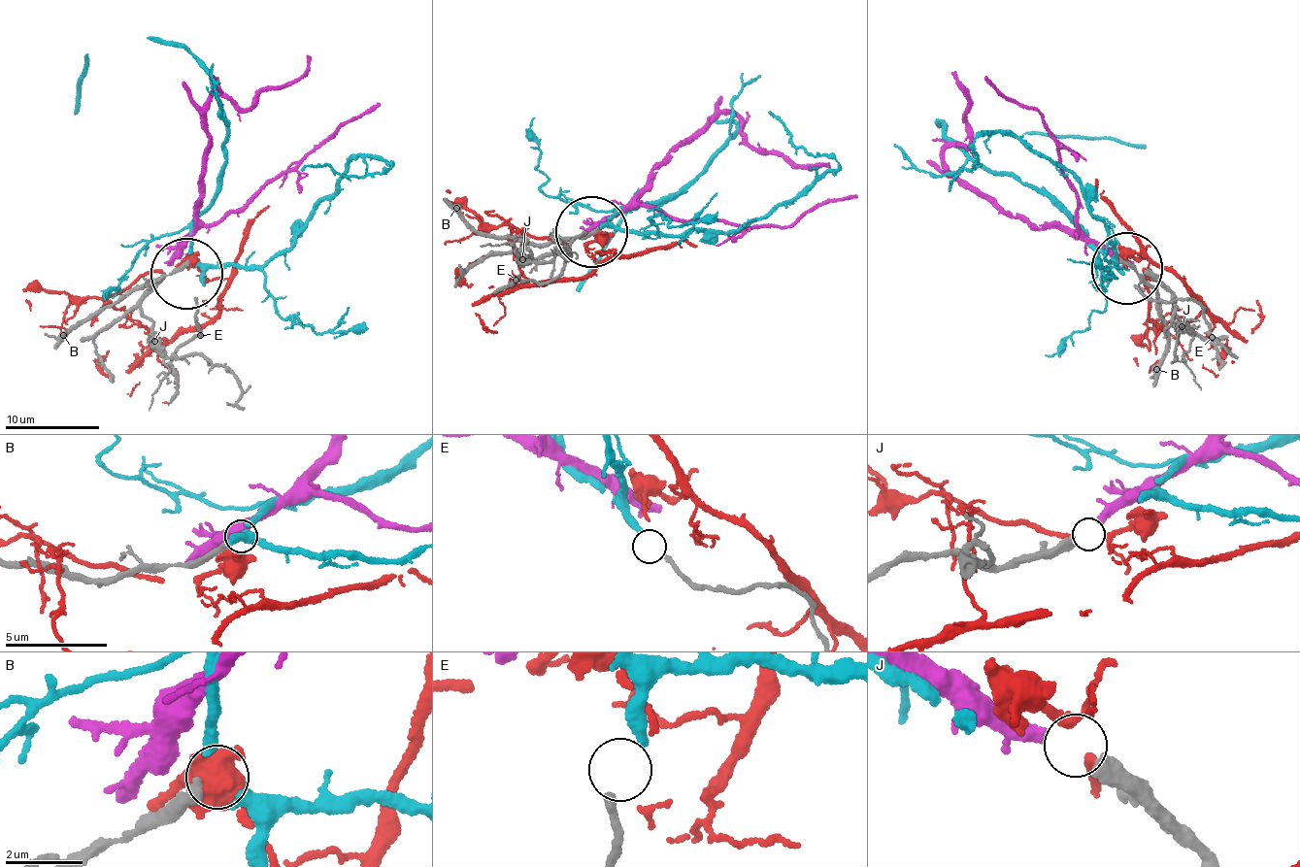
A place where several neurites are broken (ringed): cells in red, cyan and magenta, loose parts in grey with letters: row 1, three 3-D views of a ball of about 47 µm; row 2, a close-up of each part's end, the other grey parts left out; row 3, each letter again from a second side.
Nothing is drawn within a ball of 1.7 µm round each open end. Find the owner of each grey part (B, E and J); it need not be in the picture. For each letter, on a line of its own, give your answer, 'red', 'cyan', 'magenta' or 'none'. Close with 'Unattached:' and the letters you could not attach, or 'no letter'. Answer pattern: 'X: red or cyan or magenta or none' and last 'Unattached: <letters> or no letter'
B: none
E: cyan
J: magenta
Unattached: B

